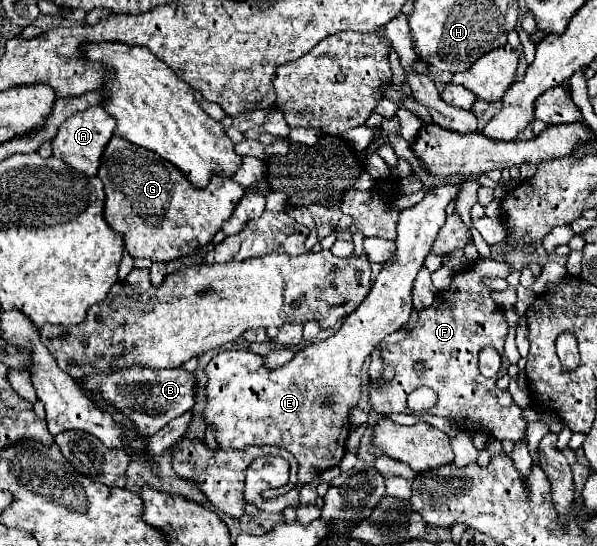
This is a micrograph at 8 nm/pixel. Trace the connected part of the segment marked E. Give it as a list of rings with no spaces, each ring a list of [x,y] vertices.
[[[461,184],[433,186],[425,192],[421,202],[399,214],[395,256],[383,264],[383,270],[379,272],[365,300],[359,304],[359,308],[355,308],[355,312],[345,316],[341,328],[331,338],[297,350],[291,362],[273,370],[265,366],[263,356],[251,350],[227,350],[213,356],[213,360],[205,368],[207,406],[203,420],[207,426],[215,426],[215,440],[219,448],[237,450],[245,446],[281,446],[289,450],[299,462],[299,486],[311,482],[323,470],[329,470],[341,462],[345,454],[345,440],[349,436],[347,408],[353,408],[361,396],[361,366],[385,336],[401,330],[409,322],[415,276],[423,268],[423,262],[431,252],[431,244],[435,242],[441,226],[445,224],[445,208],[457,198],[461,188]]]

